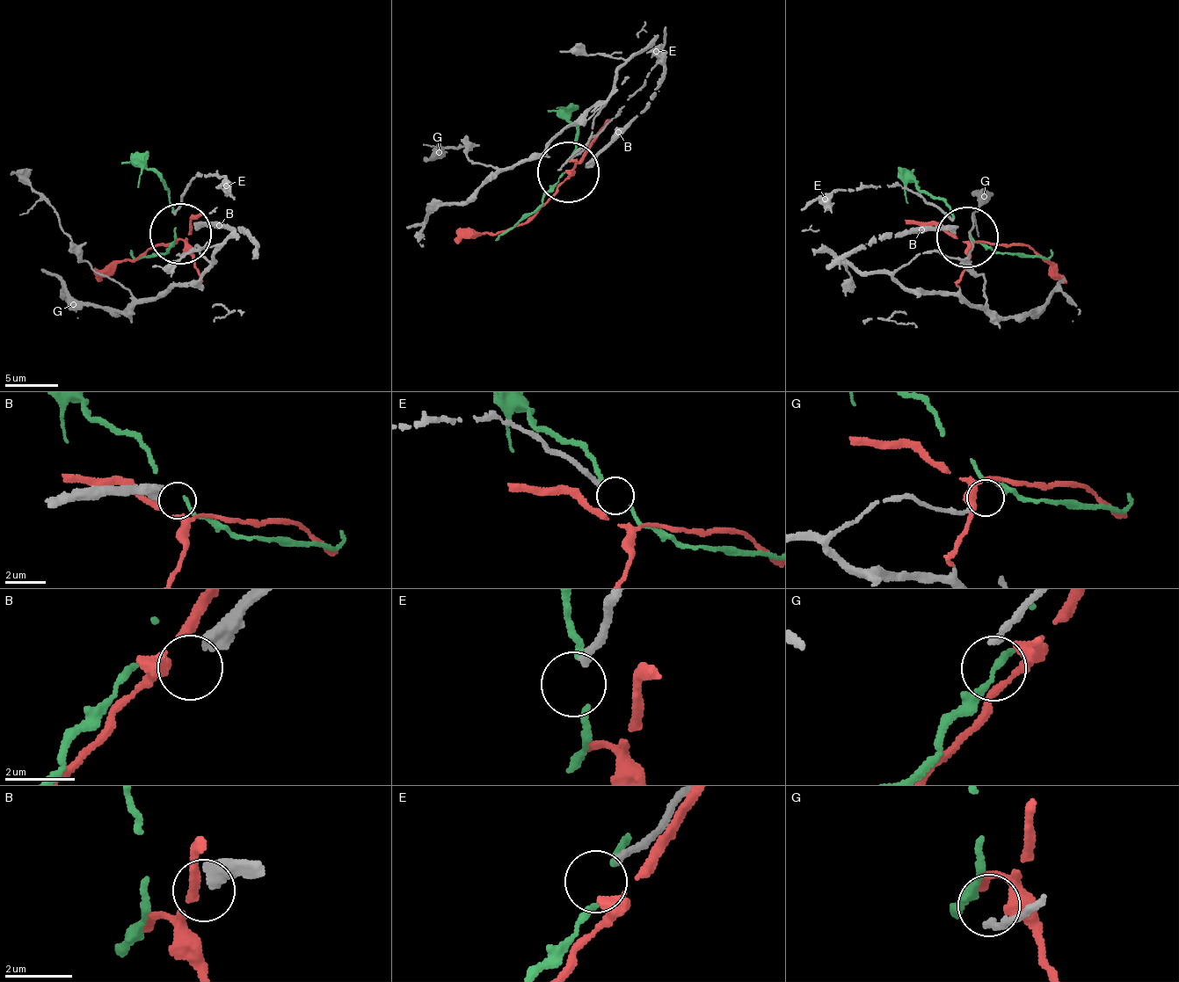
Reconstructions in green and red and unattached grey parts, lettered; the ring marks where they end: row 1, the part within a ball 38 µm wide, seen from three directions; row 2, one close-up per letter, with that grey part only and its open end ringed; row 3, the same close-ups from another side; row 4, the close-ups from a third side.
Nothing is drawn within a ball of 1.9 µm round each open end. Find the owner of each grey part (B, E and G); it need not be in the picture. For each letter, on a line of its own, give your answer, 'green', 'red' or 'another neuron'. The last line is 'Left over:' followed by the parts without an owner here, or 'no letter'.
B: another neuron
E: another neuron
G: green
Left over: B, E

